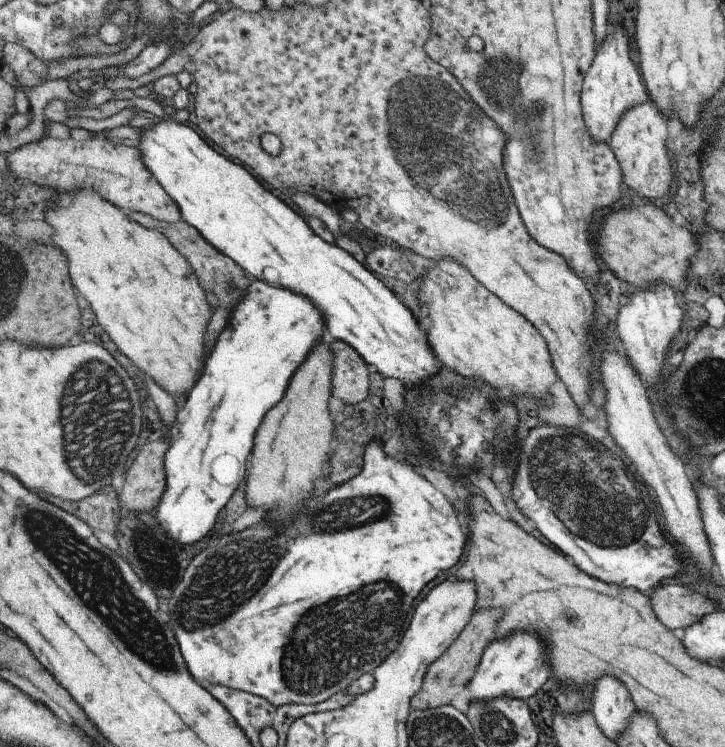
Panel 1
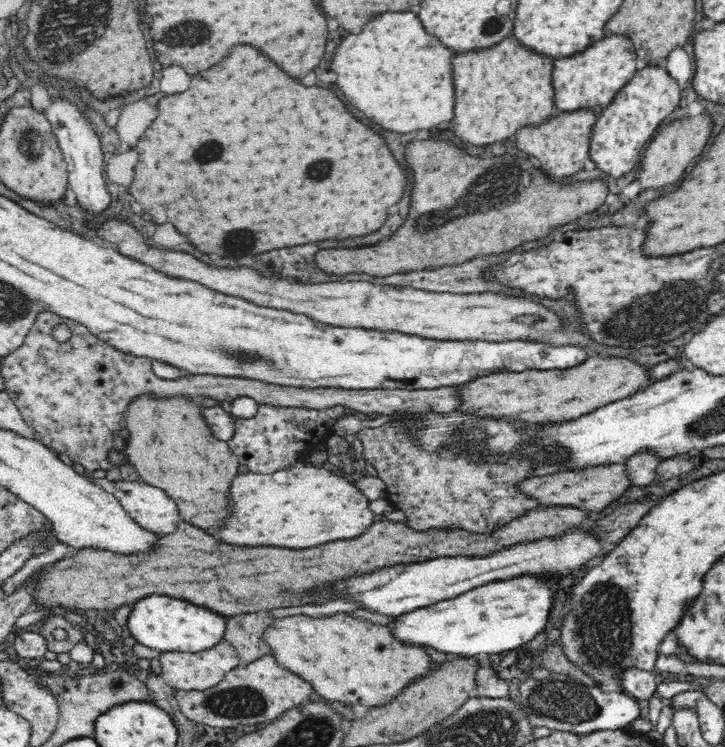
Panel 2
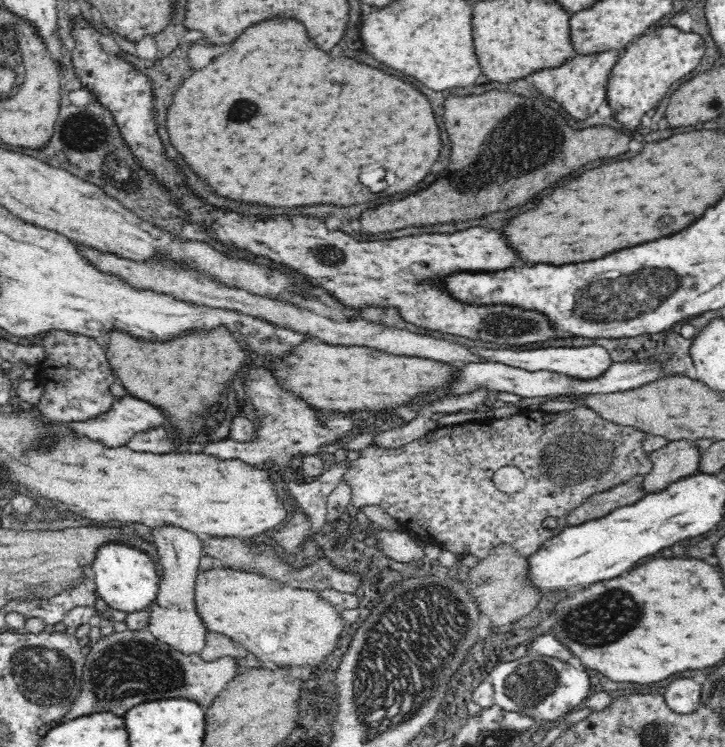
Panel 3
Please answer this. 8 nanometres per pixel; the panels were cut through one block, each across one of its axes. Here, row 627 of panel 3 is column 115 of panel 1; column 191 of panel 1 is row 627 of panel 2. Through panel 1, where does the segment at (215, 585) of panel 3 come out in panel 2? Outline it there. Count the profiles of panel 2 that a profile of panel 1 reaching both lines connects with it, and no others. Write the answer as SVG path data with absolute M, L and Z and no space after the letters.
M334 614L326 618L310 618L310 616L286 616L274 620L270 626L264 628L262 641L270 646L270 652L276 663L283 670L310 682L314 688L314 698L322 700L338 700L362 706L374 707L390 702L404 686L408 686L414 678L426 674L433 667L433 660L420 646L410 646L400 642L388 626L372 624L364 618L356 618L348 614Z

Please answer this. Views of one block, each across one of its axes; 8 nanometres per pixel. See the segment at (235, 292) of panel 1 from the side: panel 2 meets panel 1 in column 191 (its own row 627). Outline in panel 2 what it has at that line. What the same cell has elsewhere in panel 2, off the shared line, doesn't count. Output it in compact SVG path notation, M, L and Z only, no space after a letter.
M258 612L228 617L223 638L235 648L240 667L271 654L270 646L262 641L262 632L270 622L272 618L266 618Z

